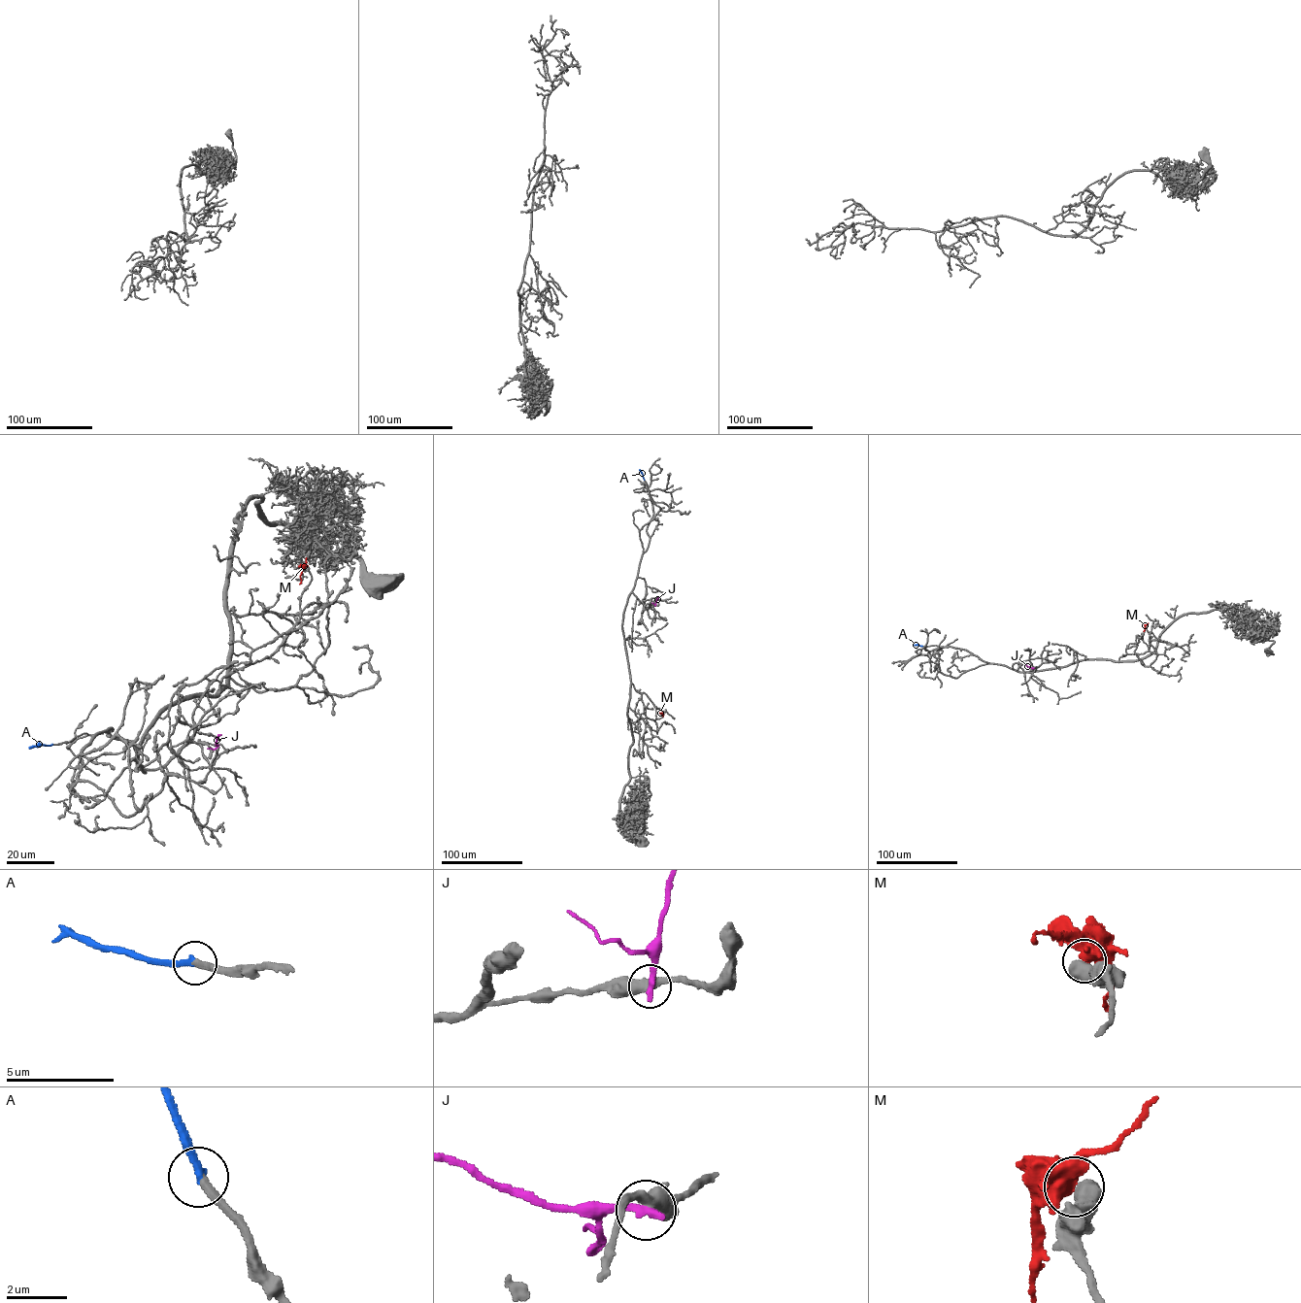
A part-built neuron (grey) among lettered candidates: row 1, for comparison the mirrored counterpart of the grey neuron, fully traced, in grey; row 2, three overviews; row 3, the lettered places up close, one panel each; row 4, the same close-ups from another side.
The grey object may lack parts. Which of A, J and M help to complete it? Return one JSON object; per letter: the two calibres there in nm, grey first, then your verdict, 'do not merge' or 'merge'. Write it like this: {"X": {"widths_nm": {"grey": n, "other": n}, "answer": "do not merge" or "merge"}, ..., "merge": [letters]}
{"A": {"widths_nm": {"grey": 320, "other": 280}, "answer": "merge"}, "J": {"widths_nm": {"grey": 400, "other": 360}, "answer": "do not merge"}, "M": {"widths_nm": {"grey": 700, "other": 750}, "answer": "do not merge"}, "merge": ["A"]}

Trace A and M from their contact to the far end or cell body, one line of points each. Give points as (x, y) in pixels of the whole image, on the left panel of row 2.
A: (52, 744), (29, 749)
M: (303, 566), (299, 584)

